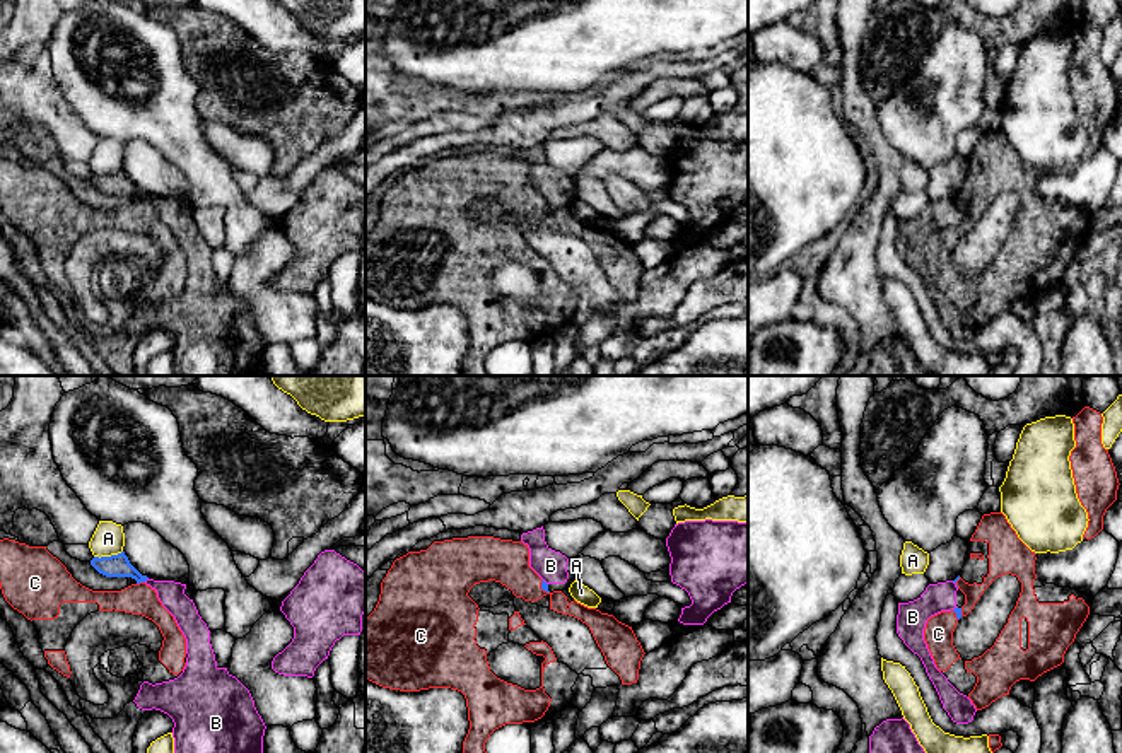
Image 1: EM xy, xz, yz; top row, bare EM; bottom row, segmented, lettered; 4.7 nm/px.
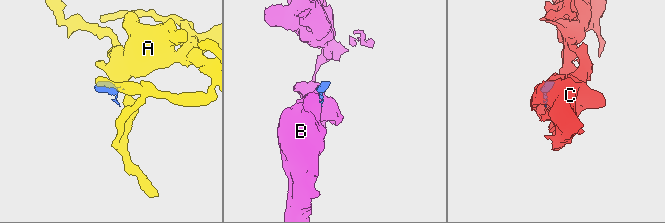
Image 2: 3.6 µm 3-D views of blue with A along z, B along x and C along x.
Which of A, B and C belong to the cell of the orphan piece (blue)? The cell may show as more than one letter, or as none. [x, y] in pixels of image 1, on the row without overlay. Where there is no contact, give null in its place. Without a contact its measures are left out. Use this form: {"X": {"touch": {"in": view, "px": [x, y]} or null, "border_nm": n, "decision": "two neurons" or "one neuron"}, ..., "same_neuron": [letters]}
{"A": {"touch": {"in": "xy", "px": [108, 175]}, "border_nm": 140, "decision": "two neurons"}, "B": {"touch": {"in": "xy", "px": [146, 197]}, "border_nm": 30, "decision": "two neurons"}, "C": {"touch": {"in": "xy", "px": [140, 198]}, "border_nm": 40, "decision": "one neuron"}, "same_neuron": ["C"]}

